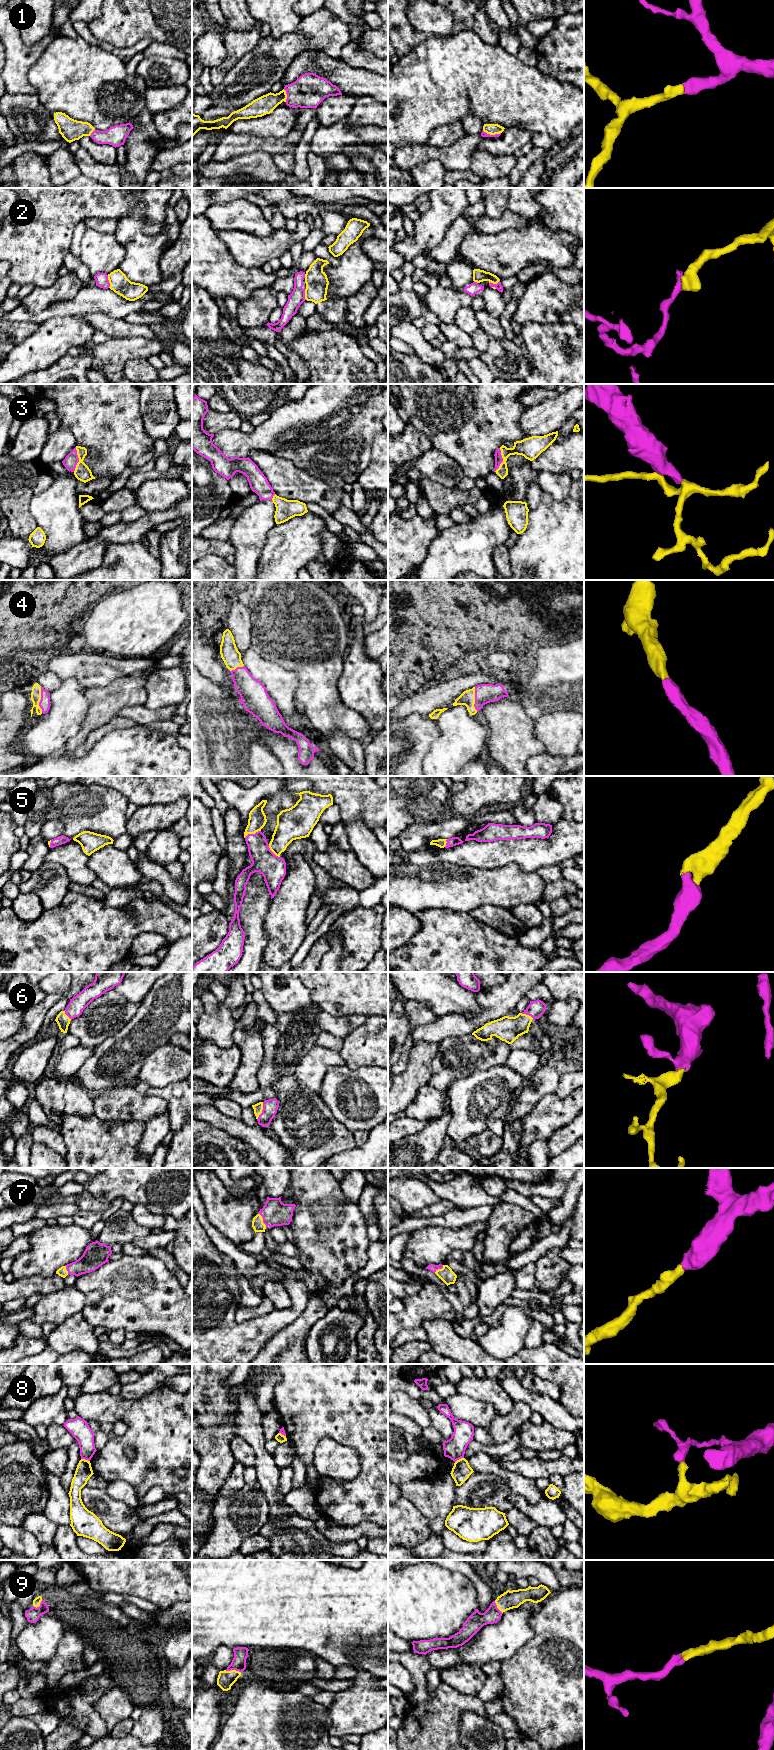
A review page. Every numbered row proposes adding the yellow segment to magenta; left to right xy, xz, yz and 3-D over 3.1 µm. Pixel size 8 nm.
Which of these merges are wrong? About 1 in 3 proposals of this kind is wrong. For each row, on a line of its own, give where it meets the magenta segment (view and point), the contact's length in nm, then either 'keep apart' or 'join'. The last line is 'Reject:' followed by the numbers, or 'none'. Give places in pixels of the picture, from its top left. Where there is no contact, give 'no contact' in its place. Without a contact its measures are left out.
1: contact yz (492, 135); length 150 nm; join
2: contact xy (108, 281); length 110 nm; keep apart
3: contact xy (78, 459); length 200 nm; join
4: contact xy (40, 700); length 200 nm; join
5: contact xz (252, 834); length 150 nm; join
6: contact xz (262, 1111); length 150 nm; join
7: contact xz (263, 1219); length 120 nm; join
8: contact xy (85, 1459); length 80 nm; keep apart
9: contact xz (233, 1669); length 130 nm; join
Reject: 2, 8

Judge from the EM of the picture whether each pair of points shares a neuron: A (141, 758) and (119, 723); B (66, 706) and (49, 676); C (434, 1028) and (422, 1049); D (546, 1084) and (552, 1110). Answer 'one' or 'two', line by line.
A: two
B: two
C: two
D: two

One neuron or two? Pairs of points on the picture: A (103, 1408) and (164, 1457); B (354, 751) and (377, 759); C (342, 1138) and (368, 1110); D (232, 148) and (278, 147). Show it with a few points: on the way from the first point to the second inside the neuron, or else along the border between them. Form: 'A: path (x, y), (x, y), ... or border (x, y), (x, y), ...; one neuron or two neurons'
A: path (119, 1409), (153, 1441); one neuron
B: border (365, 746), (364, 765); two neurons
C: border (332, 1114), (352, 1133); two neurons
D: path (243, 144), (267, 144); one neuron

